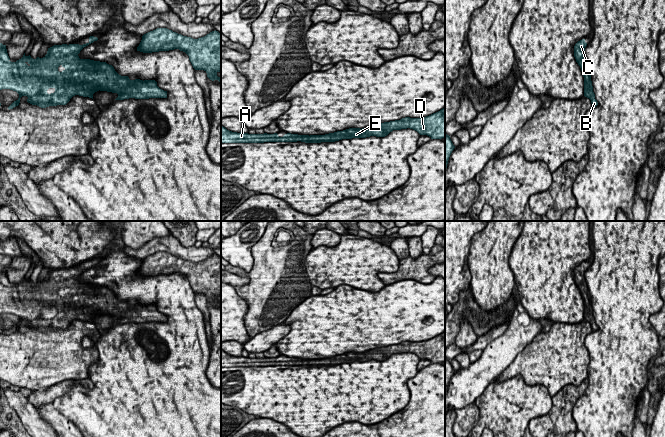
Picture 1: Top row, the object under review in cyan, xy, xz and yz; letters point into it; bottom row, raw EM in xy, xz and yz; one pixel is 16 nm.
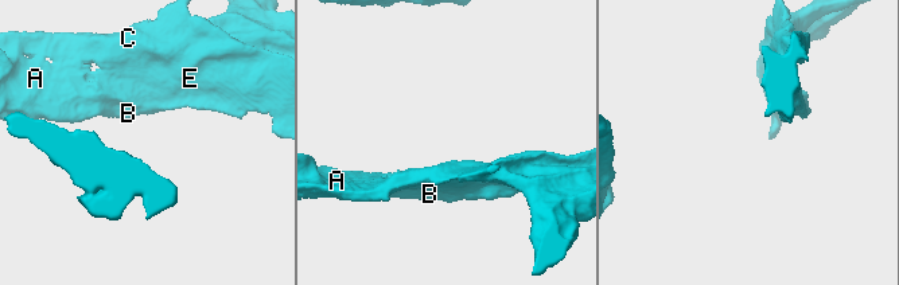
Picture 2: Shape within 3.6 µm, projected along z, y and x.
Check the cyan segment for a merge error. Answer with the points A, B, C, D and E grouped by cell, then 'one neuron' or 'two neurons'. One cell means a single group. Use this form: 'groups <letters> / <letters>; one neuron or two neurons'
groups A B C D E; one neuron

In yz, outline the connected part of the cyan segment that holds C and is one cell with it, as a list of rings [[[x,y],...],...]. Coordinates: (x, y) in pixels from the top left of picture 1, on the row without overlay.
[[[585,263],[578,265],[574,270],[574,281],[576,286],[581,292],[583,301],[584,301],[584,320],[591,324],[593,331],[598,329],[597,324],[595,323],[595,318],[593,316],[593,310],[591,305],[591,295],[587,287],[585,272],[587,267]]]

